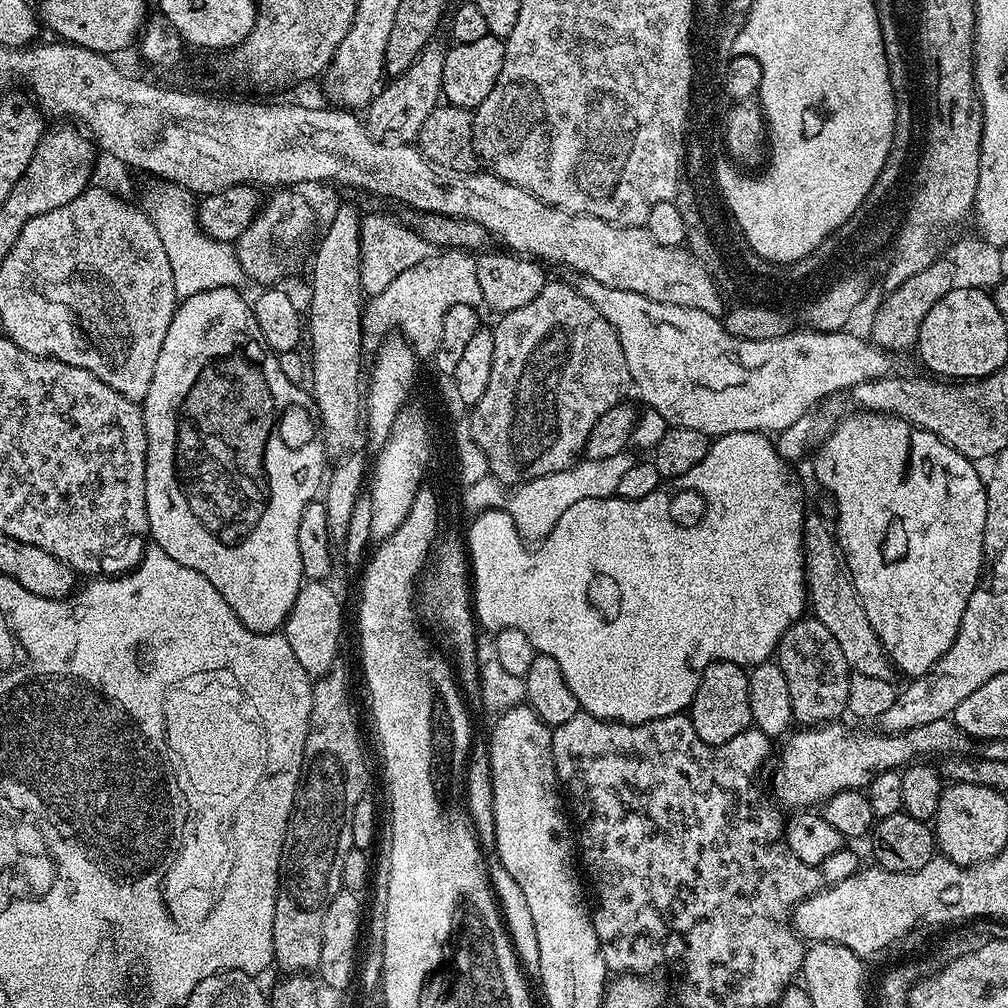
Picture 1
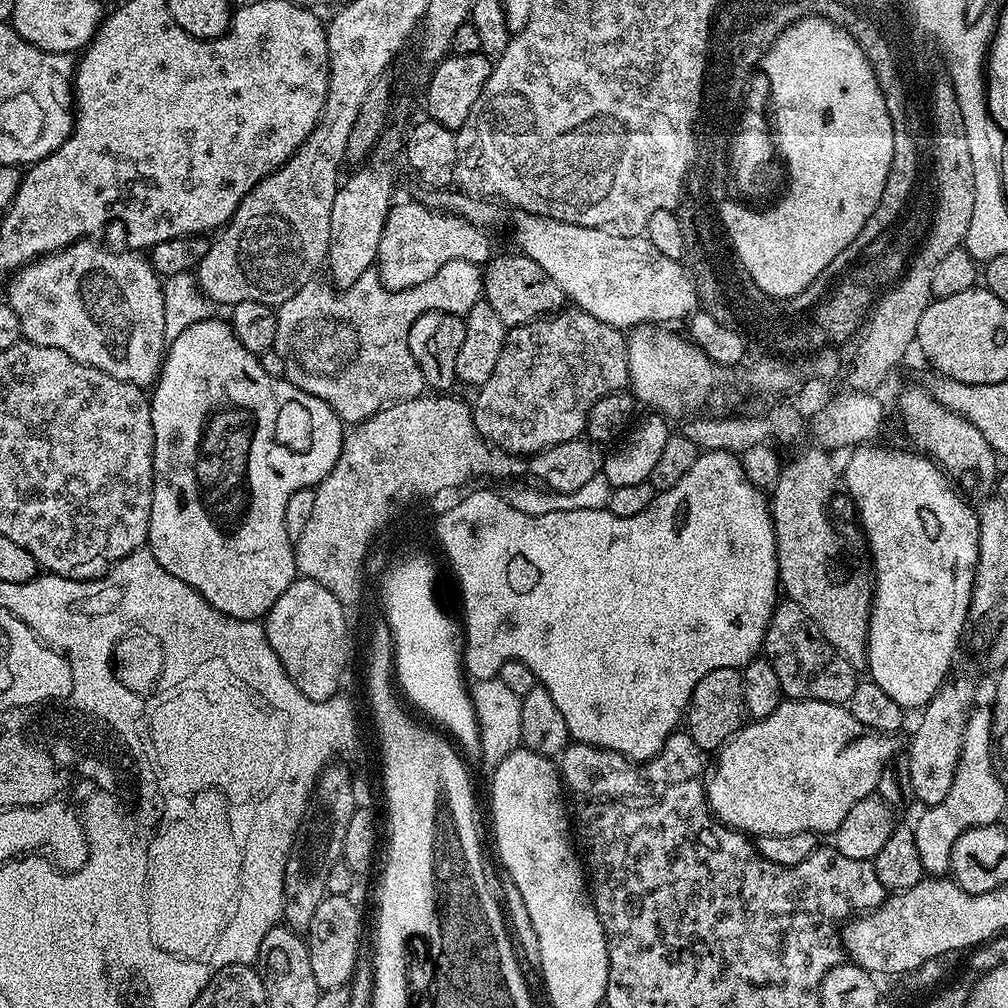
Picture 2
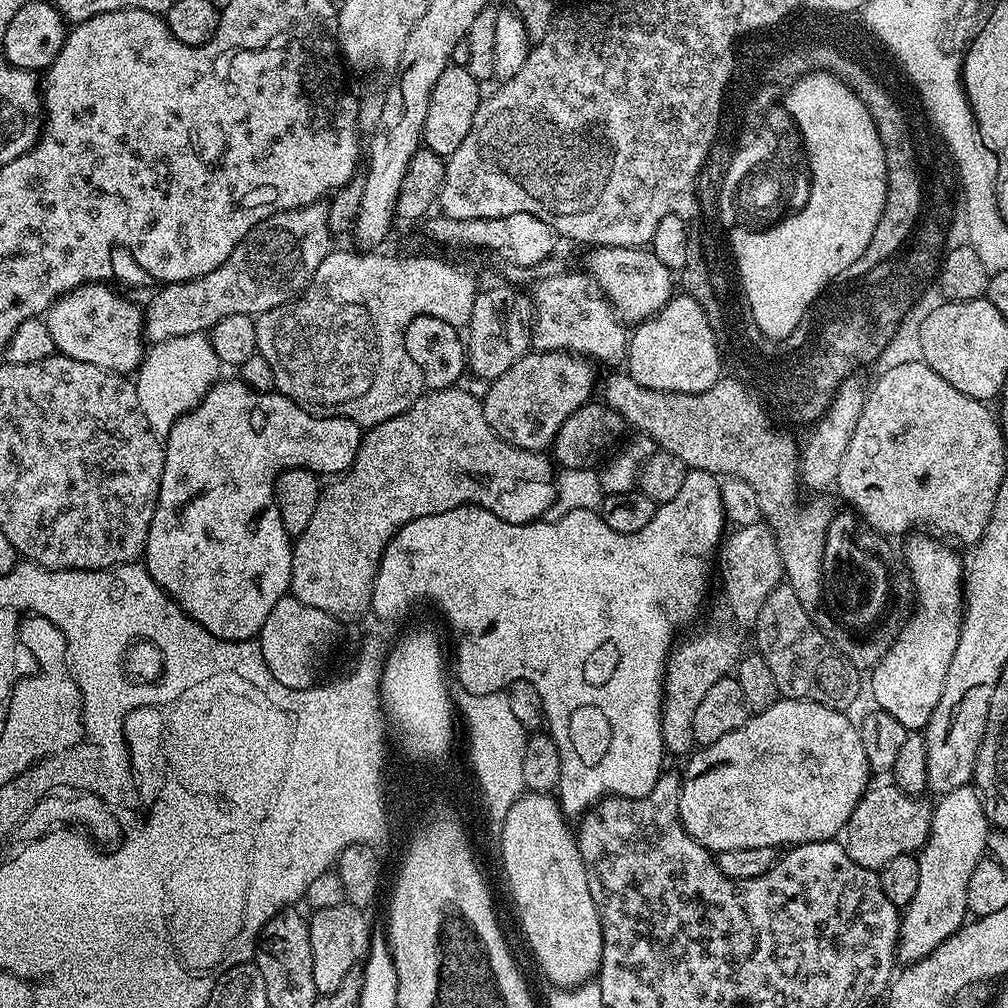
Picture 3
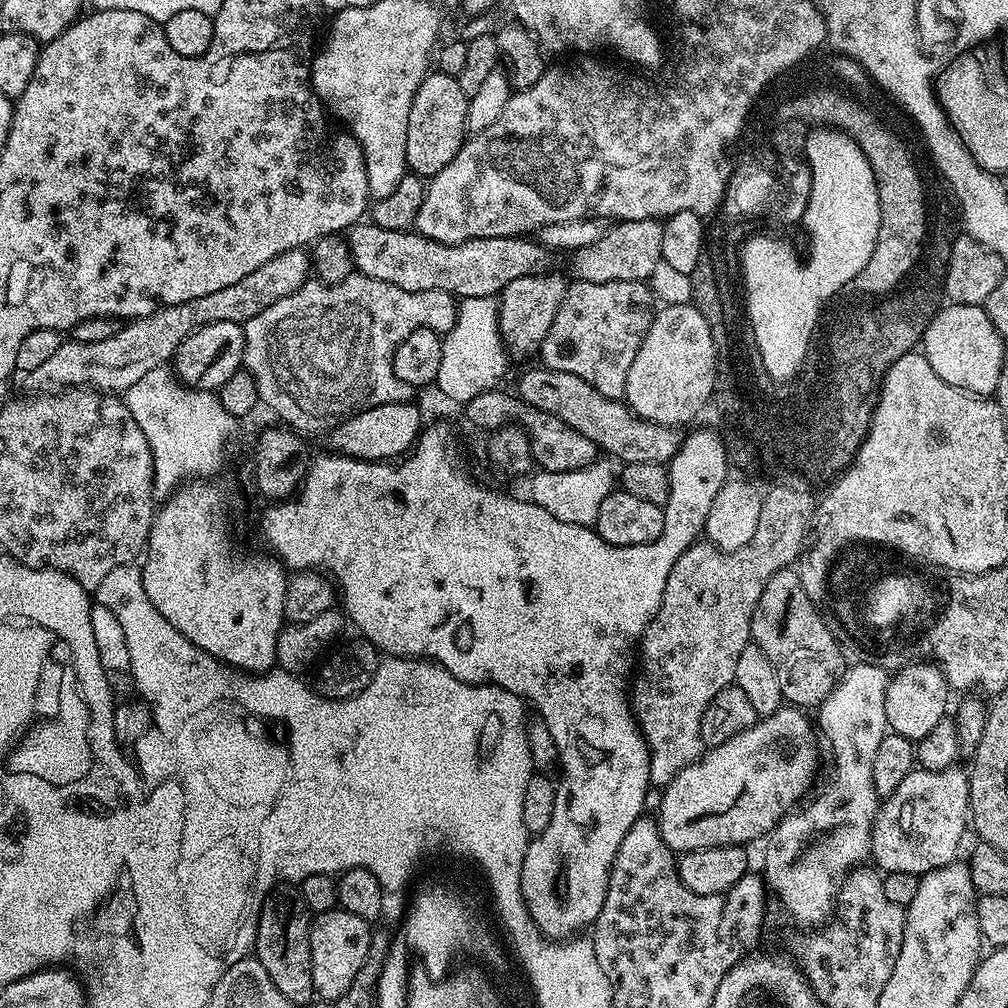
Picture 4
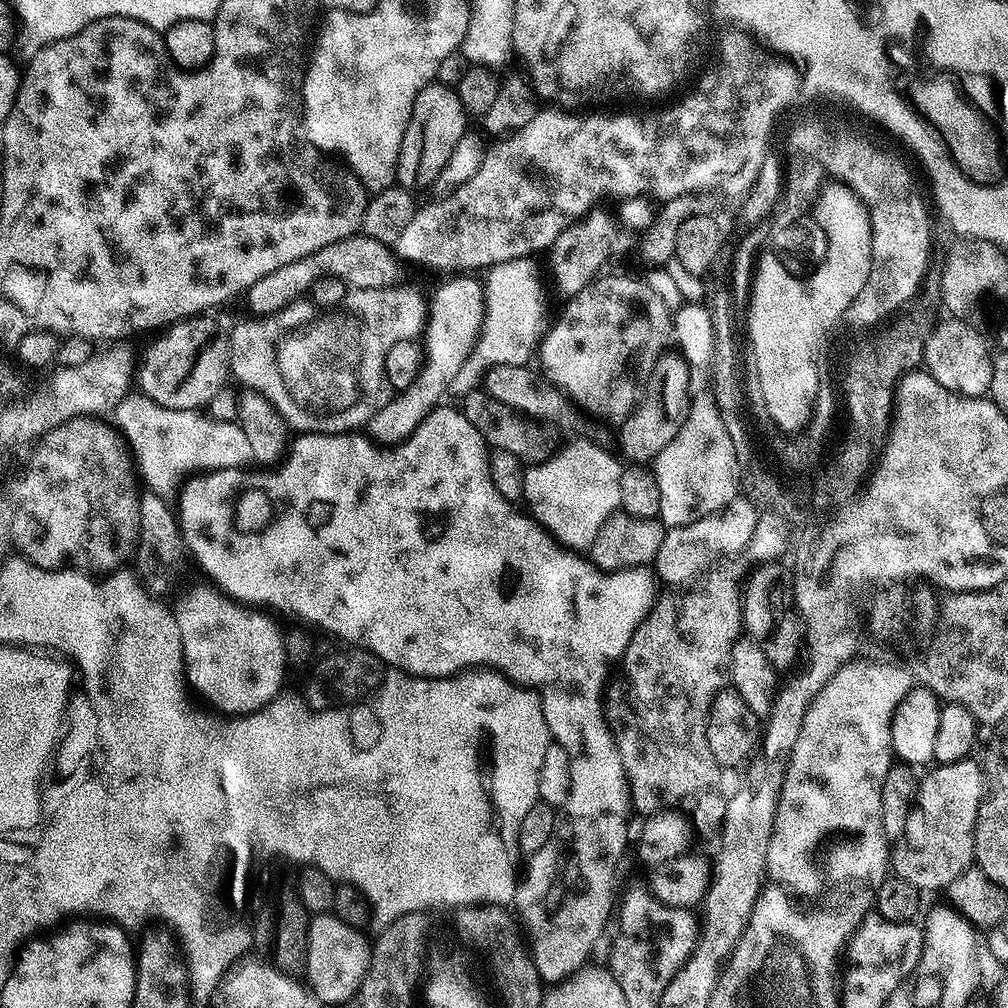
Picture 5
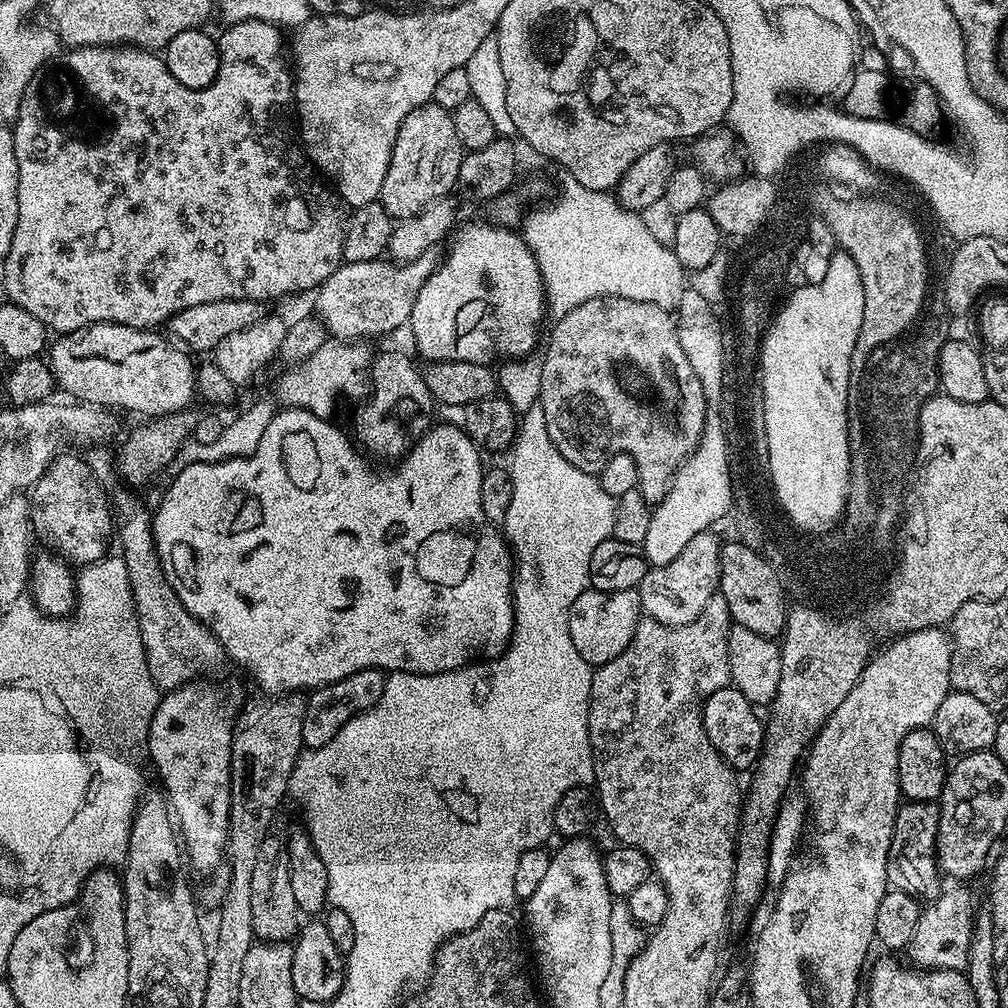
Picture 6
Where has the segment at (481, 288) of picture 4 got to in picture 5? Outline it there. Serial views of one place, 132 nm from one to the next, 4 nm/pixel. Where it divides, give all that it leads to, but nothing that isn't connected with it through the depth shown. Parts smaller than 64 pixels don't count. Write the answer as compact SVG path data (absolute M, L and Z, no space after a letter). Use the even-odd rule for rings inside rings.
M363 234L347 236L314 254L306 254L306 258L298 258L298 262L286 262L286 266L278 266L266 278L258 278L254 286L246 293L248 308L253 317L263 318L275 316L285 311L287 304L292 304L300 295L311 293L312 287L319 280L340 280L349 289L354 288L384 288L390 283L394 252L389 245L370 239Z

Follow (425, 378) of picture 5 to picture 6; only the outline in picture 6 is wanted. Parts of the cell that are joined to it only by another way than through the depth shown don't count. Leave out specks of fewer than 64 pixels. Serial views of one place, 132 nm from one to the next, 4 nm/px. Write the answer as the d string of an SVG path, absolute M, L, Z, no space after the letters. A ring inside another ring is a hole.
M491 222L485 224L468 224L465 228L457 227L454 232L456 241L452 244L452 253L448 257L439 261L435 272L430 274L430 278L422 286L422 290L418 290L418 298L414 302L414 310L412 311L412 319L410 321L410 329L412 328L412 336L416 339L416 348L425 357L425 361L434 360L474 360L478 364L488 364L496 355L504 356L509 352L510 355L504 357L524 358L533 350L536 339L540 336L540 323L546 317L546 301L544 298L544 276L538 270L538 262L534 258L534 254L528 249L523 235L519 231L513 230L508 226L497 226Z

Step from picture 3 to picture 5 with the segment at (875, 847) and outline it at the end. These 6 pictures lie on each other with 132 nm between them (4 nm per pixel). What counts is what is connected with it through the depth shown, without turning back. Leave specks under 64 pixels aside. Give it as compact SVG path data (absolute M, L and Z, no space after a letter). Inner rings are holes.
M969 758L936 764L928 777L920 780L920 790L916 795L917 803L907 822L902 839L891 849L890 868L895 875L906 878L906 882L914 882L921 893L946 890L954 878L967 868L973 867L976 858L976 820L979 818L980 806L986 795L986 772L983 767L975 764L975 759Z

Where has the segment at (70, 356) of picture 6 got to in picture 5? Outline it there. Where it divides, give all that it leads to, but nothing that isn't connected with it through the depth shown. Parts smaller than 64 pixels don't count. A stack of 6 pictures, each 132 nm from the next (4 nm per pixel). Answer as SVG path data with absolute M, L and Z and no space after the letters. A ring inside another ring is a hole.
M201 314L177 320L163 329L157 340L145 346L140 369L134 372L134 380L140 383L139 391L158 406L191 412L204 410L210 398L214 398L214 394L229 383L228 338L223 331L220 333L219 326L210 317Z

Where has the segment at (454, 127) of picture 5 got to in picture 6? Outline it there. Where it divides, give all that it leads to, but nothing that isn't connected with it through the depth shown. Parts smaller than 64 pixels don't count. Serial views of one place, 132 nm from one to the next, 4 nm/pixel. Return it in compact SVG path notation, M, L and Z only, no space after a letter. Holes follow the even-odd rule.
M429 102L418 106L418 110L410 110L410 114L406 114L406 122L402 122L398 130L396 145L390 154L390 170L386 170L378 202L396 222L420 215L421 210L430 202L449 195L457 187L458 170L464 161L465 151L460 144L458 130L454 130L452 114L445 108Z

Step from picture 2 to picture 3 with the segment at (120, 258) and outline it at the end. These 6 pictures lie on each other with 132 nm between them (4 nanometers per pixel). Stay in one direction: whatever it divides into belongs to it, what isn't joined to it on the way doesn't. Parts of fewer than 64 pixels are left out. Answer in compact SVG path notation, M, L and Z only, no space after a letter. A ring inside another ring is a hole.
M107 283L84 284L66 296L55 300L48 307L43 317L50 330L50 336L56 343L56 352L61 356L69 356L78 362L90 362L90 366L102 366L107 372L132 374L139 369L146 355L146 337L144 334L144 312L135 304L135 299L127 295L119 296Z

